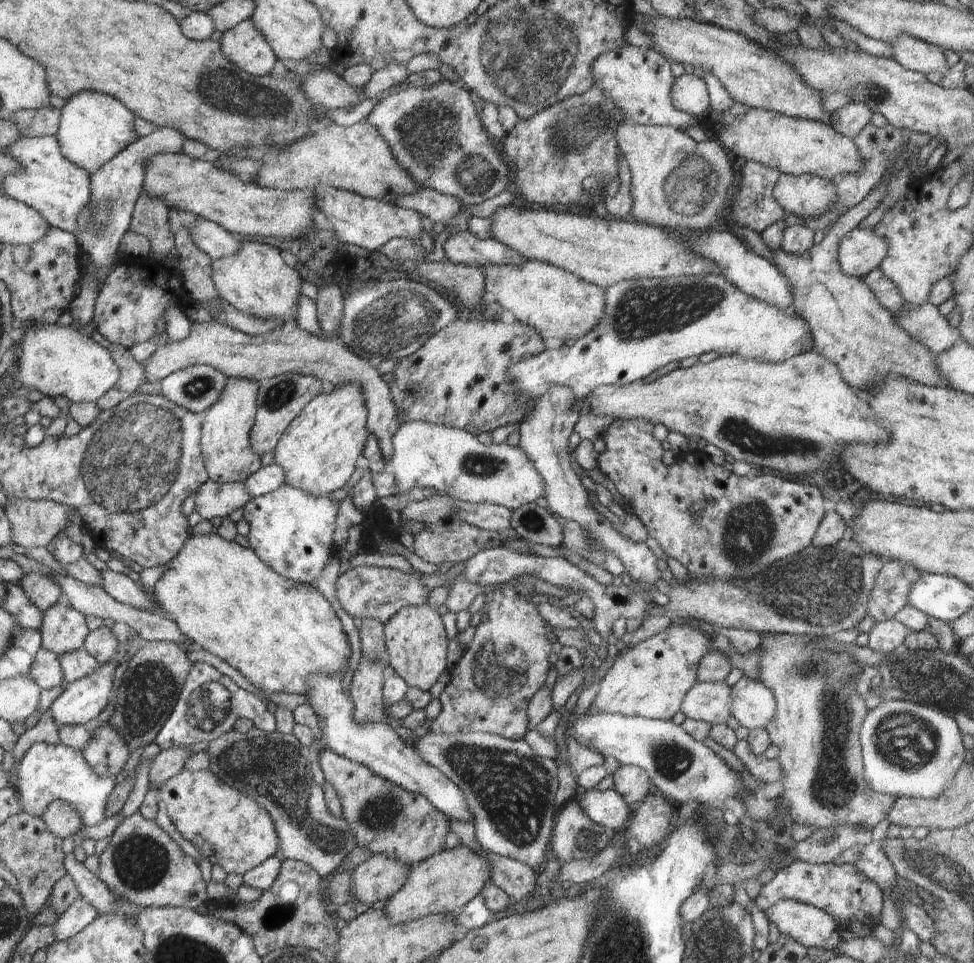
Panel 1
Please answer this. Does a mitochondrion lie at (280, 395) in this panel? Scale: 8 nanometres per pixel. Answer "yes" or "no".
yes

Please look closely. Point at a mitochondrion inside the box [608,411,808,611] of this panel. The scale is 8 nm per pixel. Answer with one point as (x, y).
(747, 530)

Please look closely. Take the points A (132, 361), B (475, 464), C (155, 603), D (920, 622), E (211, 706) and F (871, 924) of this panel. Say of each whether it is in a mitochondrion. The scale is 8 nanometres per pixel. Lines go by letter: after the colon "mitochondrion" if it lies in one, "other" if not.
A: other
B: mitochondrion
C: other
D: other
E: mitochondrion
F: other

